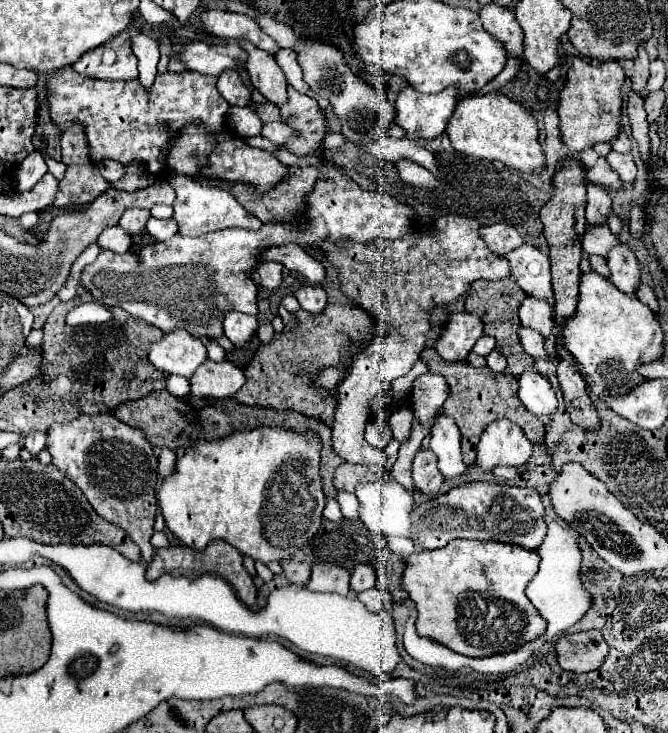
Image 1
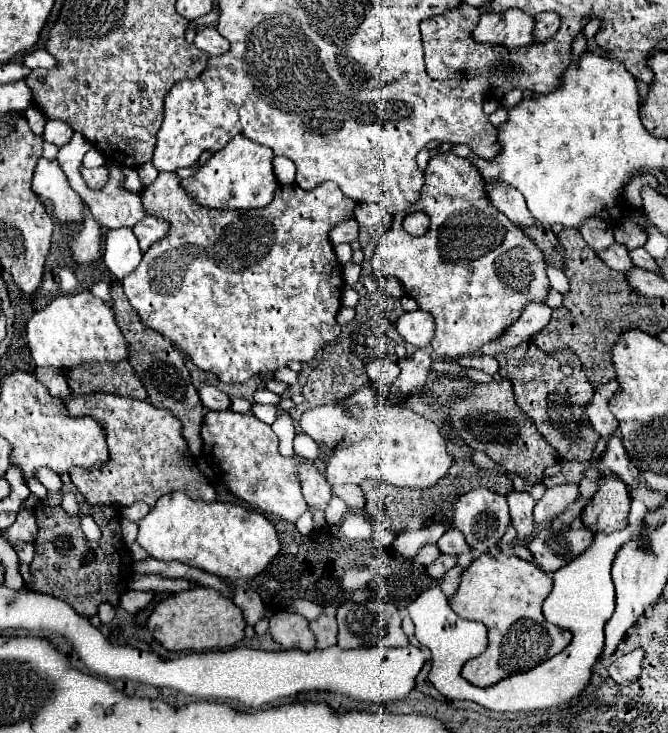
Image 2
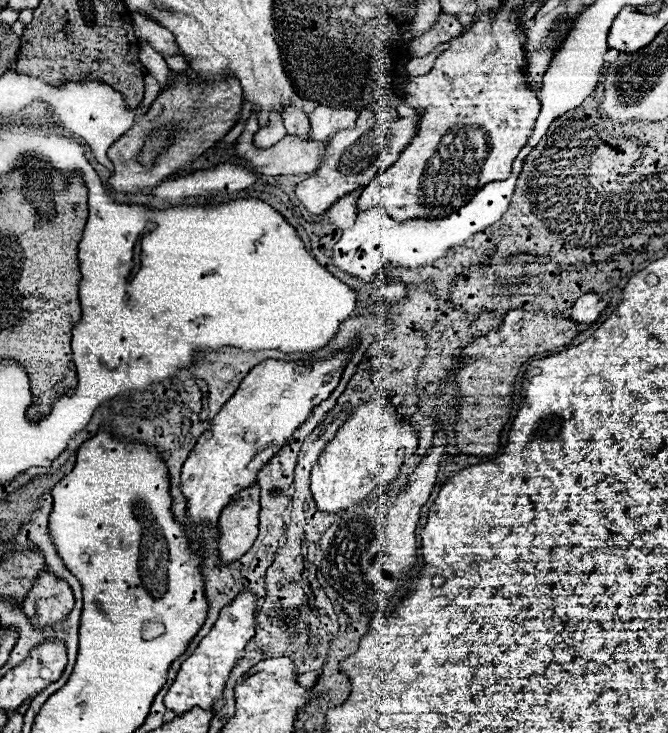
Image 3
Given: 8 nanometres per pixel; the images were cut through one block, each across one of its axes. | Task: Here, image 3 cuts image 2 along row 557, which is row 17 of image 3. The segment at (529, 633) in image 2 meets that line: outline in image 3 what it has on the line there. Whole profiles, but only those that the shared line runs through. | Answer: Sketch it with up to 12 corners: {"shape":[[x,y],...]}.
{"shape":[[520,8],[408,78],[418,138],[362,190],[396,222],[510,176],[540,112]]}

